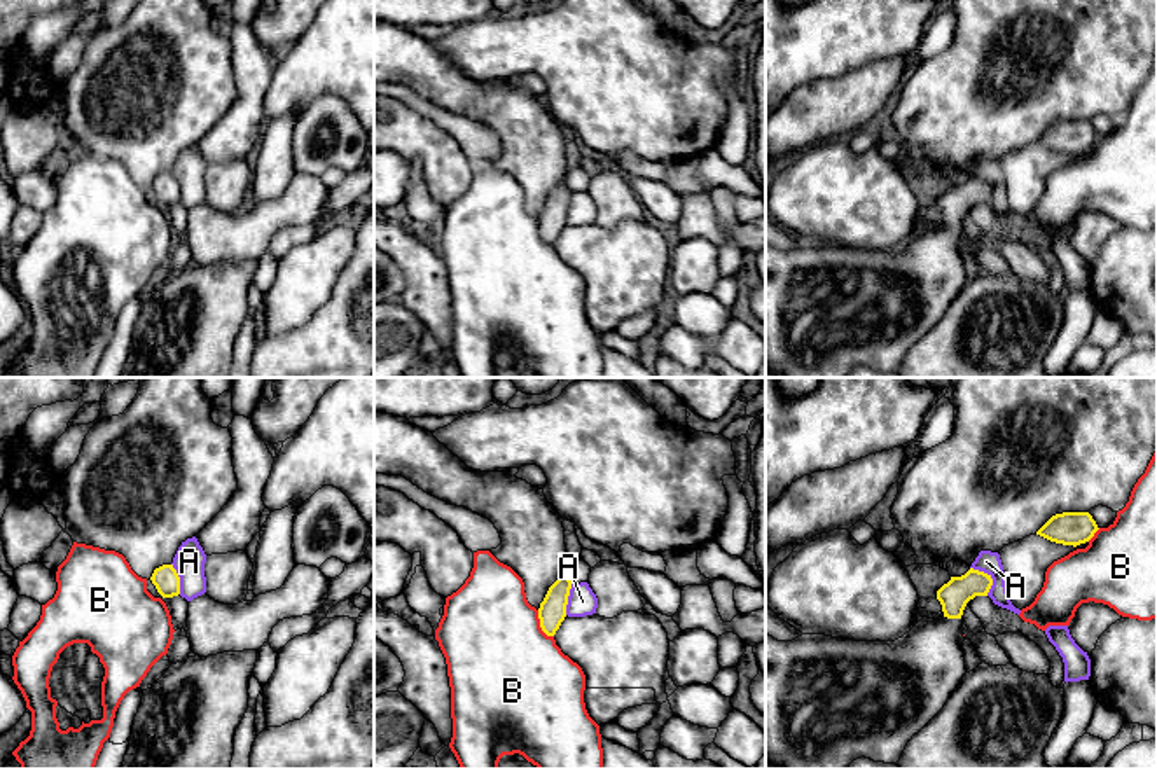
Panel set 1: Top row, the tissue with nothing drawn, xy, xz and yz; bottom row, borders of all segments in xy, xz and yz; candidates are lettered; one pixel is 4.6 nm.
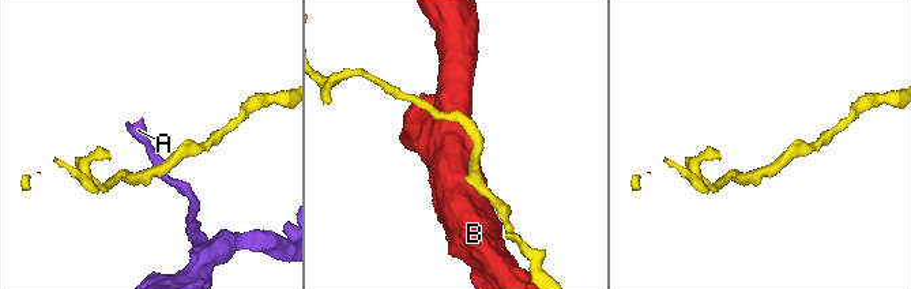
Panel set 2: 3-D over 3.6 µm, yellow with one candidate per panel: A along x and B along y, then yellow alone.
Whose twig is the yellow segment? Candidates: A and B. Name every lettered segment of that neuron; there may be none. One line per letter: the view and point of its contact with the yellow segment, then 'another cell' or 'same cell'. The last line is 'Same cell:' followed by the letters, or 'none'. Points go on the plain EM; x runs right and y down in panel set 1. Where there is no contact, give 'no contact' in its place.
A: contact yz (990, 186); another cell
B: contact xz (540, 235); another cell
Same cell: none

